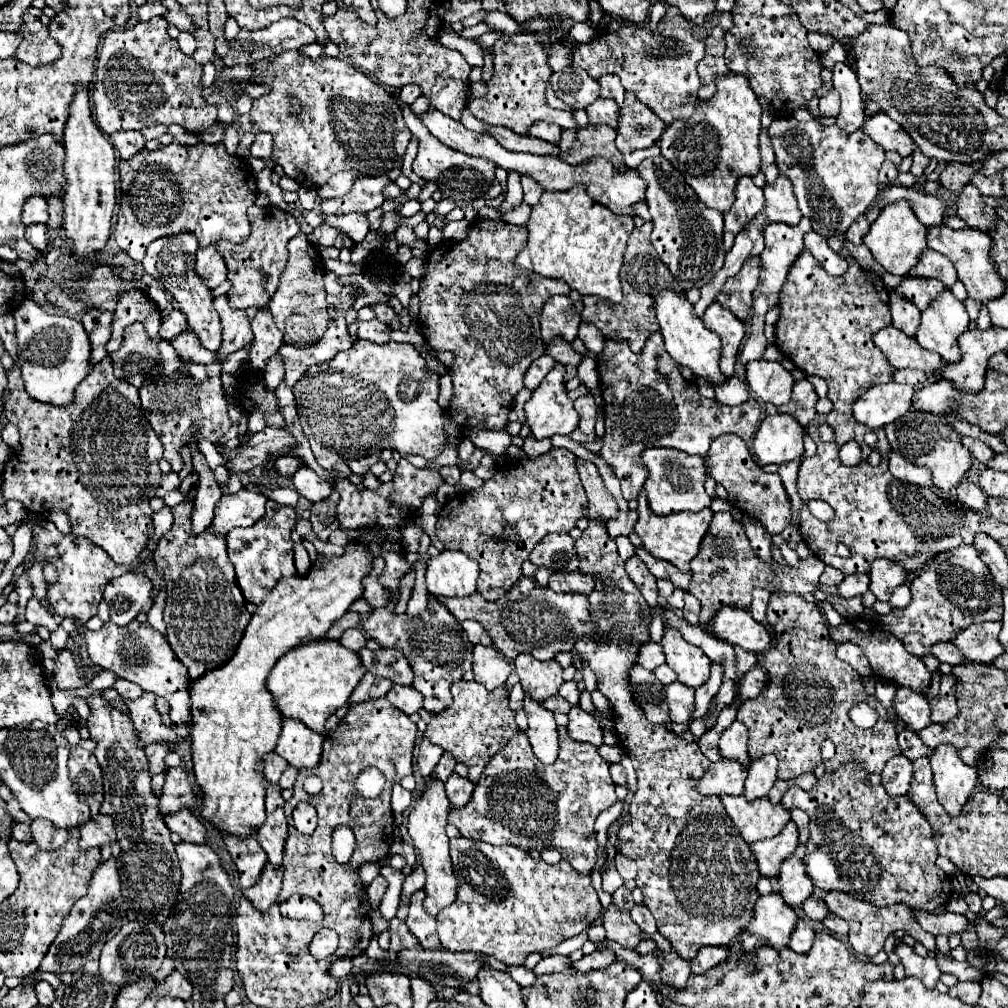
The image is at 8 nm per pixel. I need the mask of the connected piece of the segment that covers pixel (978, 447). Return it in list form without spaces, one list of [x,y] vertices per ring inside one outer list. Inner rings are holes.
[[[963,436],[963,440],[961,440],[961,442],[971,450],[971,454],[973,454],[981,464],[989,464],[989,460],[995,456],[995,454],[993,454],[993,450],[991,450],[987,444],[979,442],[979,440],[965,438],[965,436]]]

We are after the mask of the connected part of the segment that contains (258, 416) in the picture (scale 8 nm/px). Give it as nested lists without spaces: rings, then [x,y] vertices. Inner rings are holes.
[[[255,410],[251,416],[249,416],[247,431],[249,433],[248,438],[263,430],[266,427],[263,412],[261,410]]]

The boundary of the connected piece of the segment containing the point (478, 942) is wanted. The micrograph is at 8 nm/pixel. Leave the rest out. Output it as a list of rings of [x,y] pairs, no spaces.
[[[469,838],[451,840],[453,872],[457,876],[457,900],[437,914],[437,934],[443,948],[451,952],[483,952],[503,964],[523,964],[531,952],[553,948],[567,938],[581,934],[601,912],[599,896],[591,886],[591,876],[577,874],[565,860],[551,866],[533,862],[529,852],[515,846],[491,846]]]

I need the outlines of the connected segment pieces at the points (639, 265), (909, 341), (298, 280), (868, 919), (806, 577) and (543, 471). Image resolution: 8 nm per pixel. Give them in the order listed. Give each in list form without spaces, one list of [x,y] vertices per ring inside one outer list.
[[[645,222],[641,228],[635,228],[629,236],[627,250],[625,250],[625,262],[621,268],[623,302],[615,304],[605,298],[599,298],[599,296],[585,296],[583,298],[585,308],[583,308],[581,318],[585,322],[595,324],[603,332],[603,336],[609,340],[627,340],[633,352],[641,352],[647,336],[659,330],[655,310],[653,310],[653,298],[665,288],[679,286],[677,280],[673,280],[673,274],[665,268],[665,264],[657,256],[657,252],[653,252],[651,230],[653,230],[653,224]]]
[[[887,326],[873,334],[875,346],[887,356],[889,364],[893,368],[915,368],[925,372],[927,376],[933,376],[941,370],[943,360],[935,352],[923,350],[915,338],[905,336],[901,330]]]
[[[301,232],[289,240],[289,260],[281,274],[281,284],[273,298],[269,300],[269,310],[277,328],[283,332],[283,342],[295,348],[305,348],[321,340],[327,330],[327,302],[325,302],[325,286],[323,286],[323,258],[319,250],[309,244],[307,236]]]
[[[831,890],[827,894],[827,898],[825,898],[825,904],[827,904],[831,914],[843,918],[849,924],[849,944],[853,946],[853,950],[857,954],[875,956],[877,952],[881,952],[883,942],[885,942],[885,938],[889,934],[893,934],[895,930],[907,930],[907,928],[909,928],[909,936],[913,936],[925,948],[935,950],[935,936],[917,926],[915,912],[909,906],[905,906],[905,904],[893,904],[893,906],[887,906],[887,908],[877,908],[877,906],[867,904],[863,900],[855,900],[853,896],[849,896],[845,892],[839,892],[839,890]]]
[[[715,512],[713,520],[709,524],[709,532],[701,542],[701,548],[697,556],[691,560],[691,586],[689,592],[701,602],[701,614],[699,622],[703,626],[709,626],[713,616],[725,608],[749,608],[751,604],[751,590],[753,588],[765,588],[769,592],[775,592],[781,588],[783,592],[791,592],[797,596],[805,596],[807,592],[815,592],[819,586],[819,576],[823,574],[825,564],[817,560],[817,556],[809,556],[807,560],[801,560],[797,568],[783,568],[779,564],[765,564],[759,560],[745,536],[745,528],[733,520],[729,512]]]
[[[551,448],[547,454],[535,460],[511,462],[509,466],[499,468],[497,474],[483,486],[471,492],[457,494],[453,500],[441,506],[437,516],[437,538],[443,542],[447,550],[461,550],[479,562],[481,572],[477,580],[477,592],[485,600],[499,600],[505,596],[505,592],[519,580],[521,564],[529,558],[531,550],[545,534],[551,532],[565,534],[583,516],[583,508],[587,506],[587,496],[581,486],[575,460],[577,456],[569,450]]]

